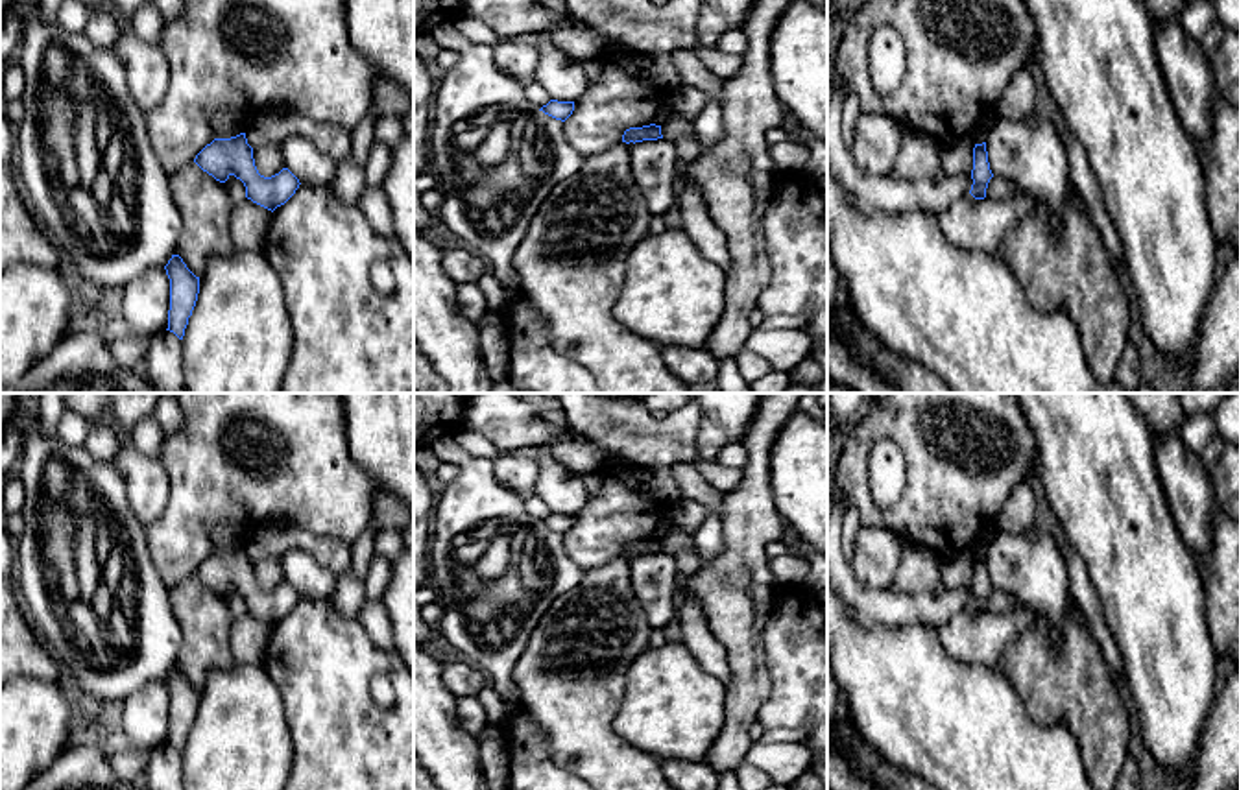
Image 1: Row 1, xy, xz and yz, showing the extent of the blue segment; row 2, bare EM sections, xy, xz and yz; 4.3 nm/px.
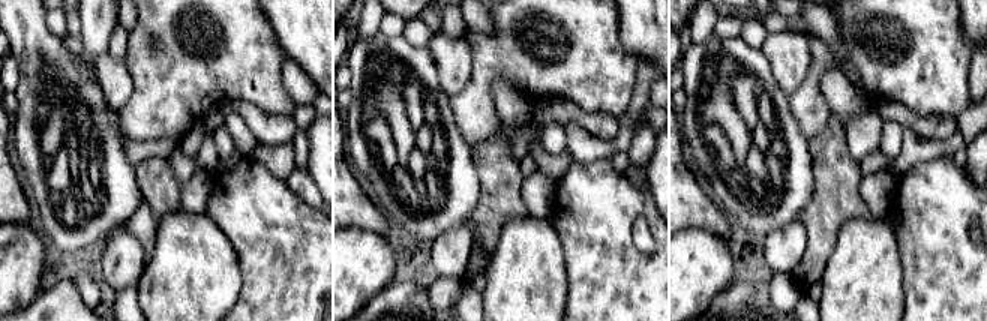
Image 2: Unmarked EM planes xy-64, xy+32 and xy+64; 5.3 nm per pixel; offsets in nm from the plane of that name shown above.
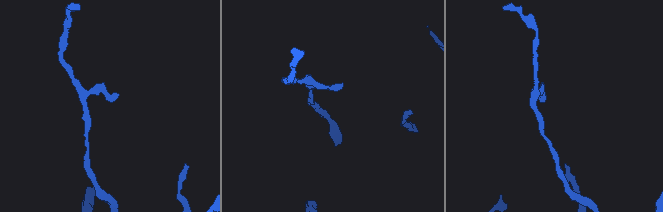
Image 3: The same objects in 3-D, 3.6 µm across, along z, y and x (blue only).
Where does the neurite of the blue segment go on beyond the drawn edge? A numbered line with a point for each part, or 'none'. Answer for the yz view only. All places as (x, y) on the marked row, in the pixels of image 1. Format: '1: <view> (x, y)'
none

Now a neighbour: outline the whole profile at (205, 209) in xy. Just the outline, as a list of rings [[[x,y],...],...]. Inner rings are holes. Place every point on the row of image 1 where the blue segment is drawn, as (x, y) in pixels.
[[[196,162],[170,174],[170,190],[183,220],[174,255],[201,279],[212,257],[233,255],[231,199],[225,183],[216,181]]]

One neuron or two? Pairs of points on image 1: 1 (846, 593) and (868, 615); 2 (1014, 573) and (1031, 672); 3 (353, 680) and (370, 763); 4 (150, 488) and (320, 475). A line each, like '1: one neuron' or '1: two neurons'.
1: one neuron
2: two neurons
3: one neuron
4: two neurons

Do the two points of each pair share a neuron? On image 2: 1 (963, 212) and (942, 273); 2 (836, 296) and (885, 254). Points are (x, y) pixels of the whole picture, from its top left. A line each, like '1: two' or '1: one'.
1: one
2: one

